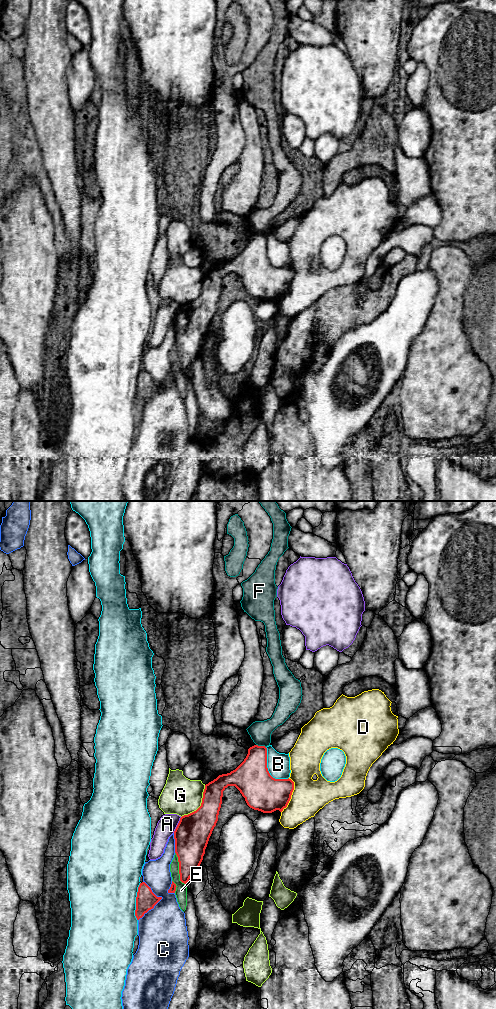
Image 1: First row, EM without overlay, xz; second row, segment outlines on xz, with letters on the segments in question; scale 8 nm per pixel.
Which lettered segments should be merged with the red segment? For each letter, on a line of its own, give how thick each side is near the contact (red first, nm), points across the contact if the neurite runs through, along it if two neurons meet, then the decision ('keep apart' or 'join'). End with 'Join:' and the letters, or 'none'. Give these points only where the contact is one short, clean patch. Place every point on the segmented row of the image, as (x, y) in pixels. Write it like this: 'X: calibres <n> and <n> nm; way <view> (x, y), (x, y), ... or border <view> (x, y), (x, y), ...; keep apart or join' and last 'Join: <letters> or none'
A: calibres 280 and 150 nm; keep apart
B: calibres 300 and 190 nm; keep apart
C: calibres 160 and 400 nm; keep apart
D: calibres 300 and 280 nm; border xz (290, 778), (293, 782), (293, 791), (288, 804), (281, 812); keep apart
E: calibres 260 and 100 nm; border xz (175, 852), (178, 858), (179, 879), (185, 884); keep apart
F: calibres 260 and 180 nm; border xz (256, 744), (265, 747); keep apart
G: calibres 280 and 300 nm; keep apart
Join: none

